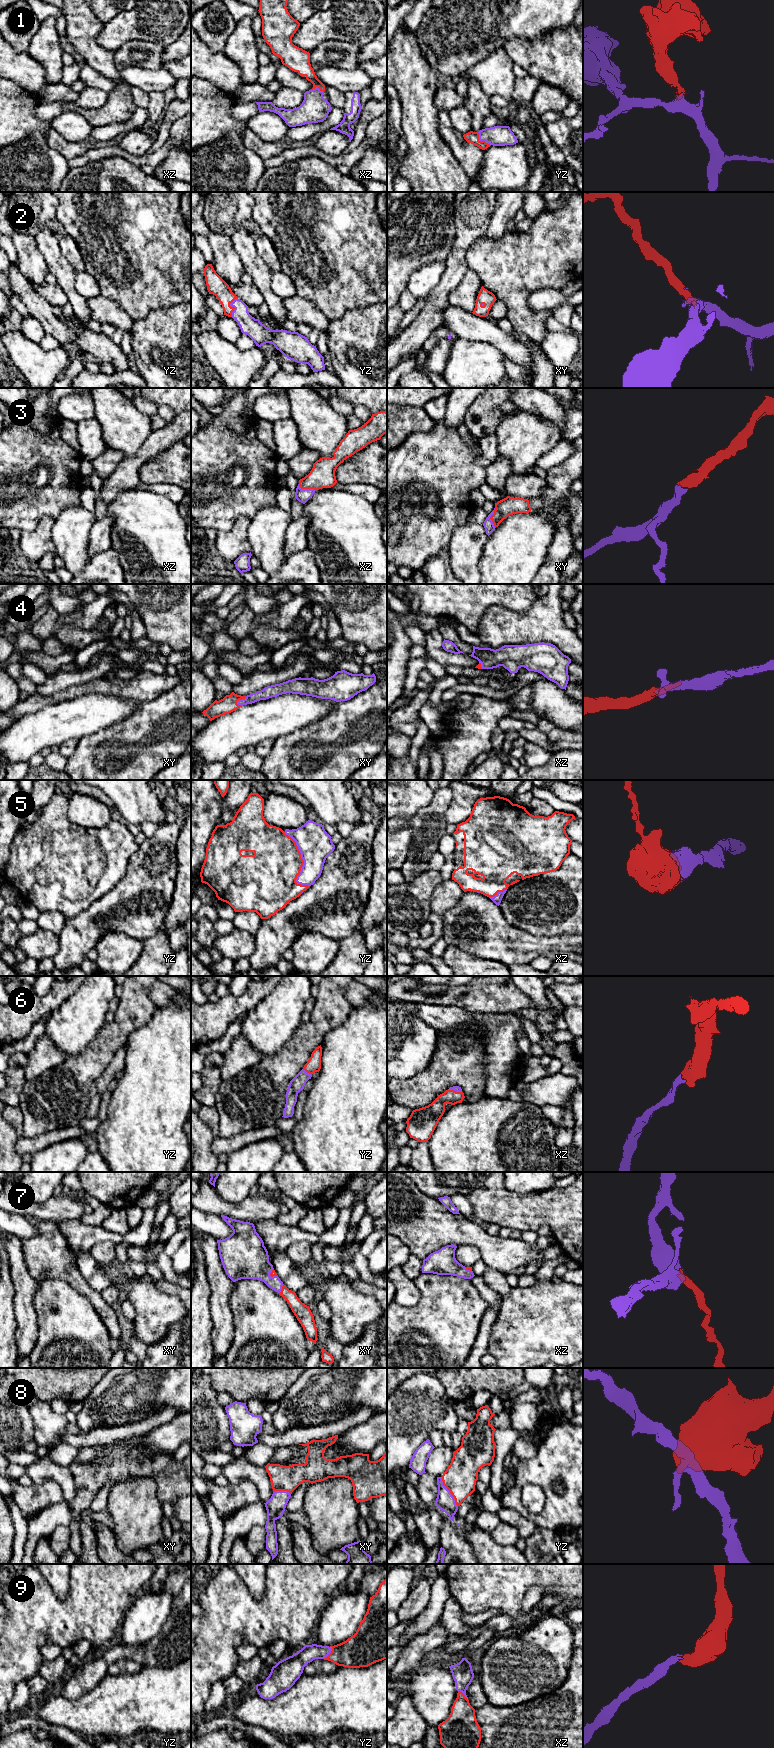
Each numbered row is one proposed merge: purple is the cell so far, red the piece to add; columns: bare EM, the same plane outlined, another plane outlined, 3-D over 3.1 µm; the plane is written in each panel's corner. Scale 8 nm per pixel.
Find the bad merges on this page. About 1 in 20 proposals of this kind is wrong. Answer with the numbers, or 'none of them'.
none of them

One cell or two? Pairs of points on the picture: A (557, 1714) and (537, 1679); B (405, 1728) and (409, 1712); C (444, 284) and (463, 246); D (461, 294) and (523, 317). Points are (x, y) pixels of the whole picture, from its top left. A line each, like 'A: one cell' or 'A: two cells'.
A: two cells
B: one cell
C: one cell
D: two cells

